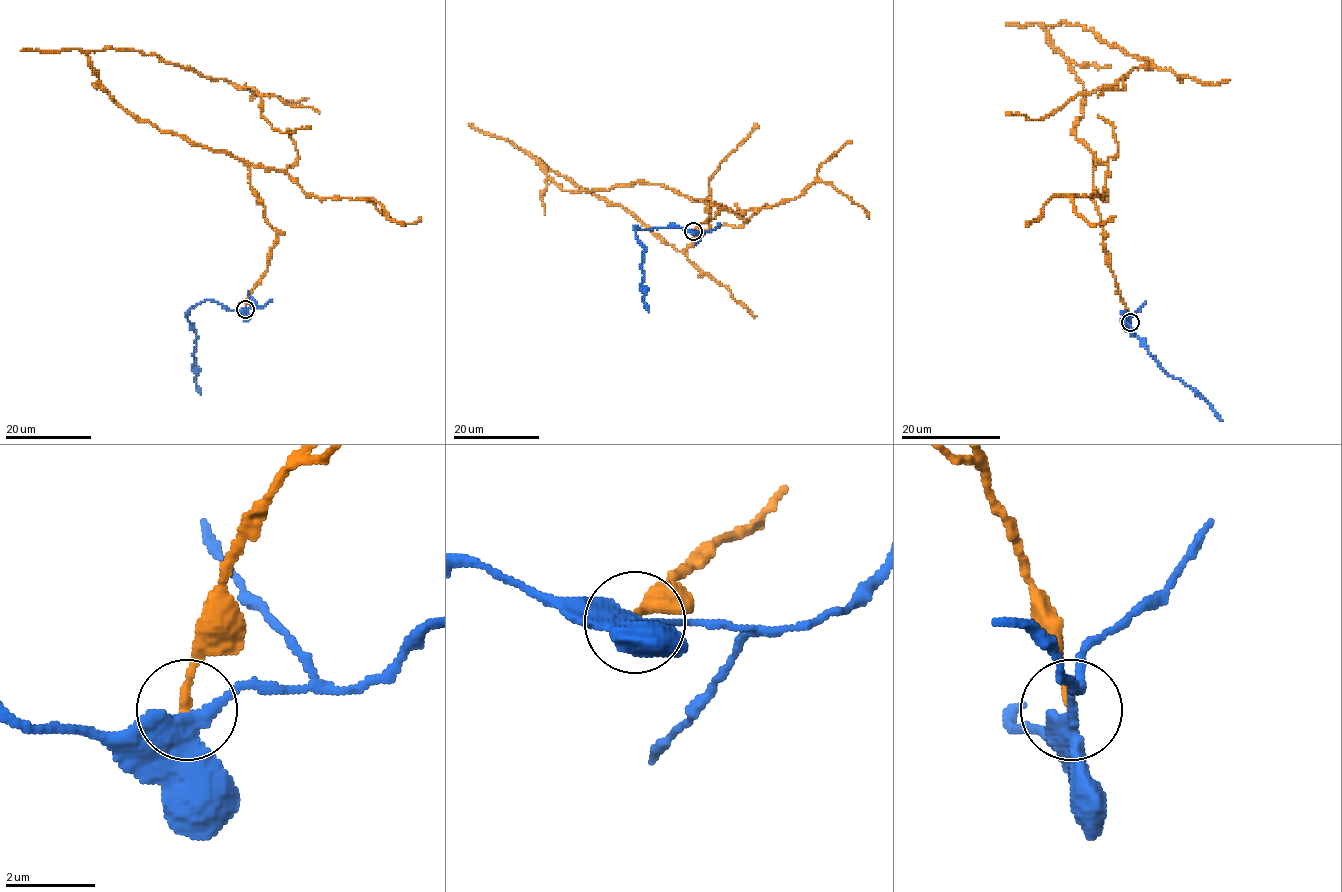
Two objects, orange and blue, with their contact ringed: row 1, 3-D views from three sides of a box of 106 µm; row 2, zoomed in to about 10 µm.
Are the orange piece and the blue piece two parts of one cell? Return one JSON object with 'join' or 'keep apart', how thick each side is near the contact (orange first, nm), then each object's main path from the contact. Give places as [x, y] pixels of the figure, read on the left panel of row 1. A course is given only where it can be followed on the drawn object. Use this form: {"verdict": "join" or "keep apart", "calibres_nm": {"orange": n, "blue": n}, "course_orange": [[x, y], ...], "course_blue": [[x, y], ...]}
{"verdict": "keep apart", "calibres_nm": {"orange": 170, "blue": 360}, "course_orange": [[245, 308], [276, 237], [248, 167], [137, 120], [87, 53], [156, 54], [253, 88], [274, 129], [311, 126]], "course_blue": [[246, 308], [227, 309], [216, 302], [204, 300], [190, 309], [189, 326], [196, 338], [192, 368], [201, 395]]}

